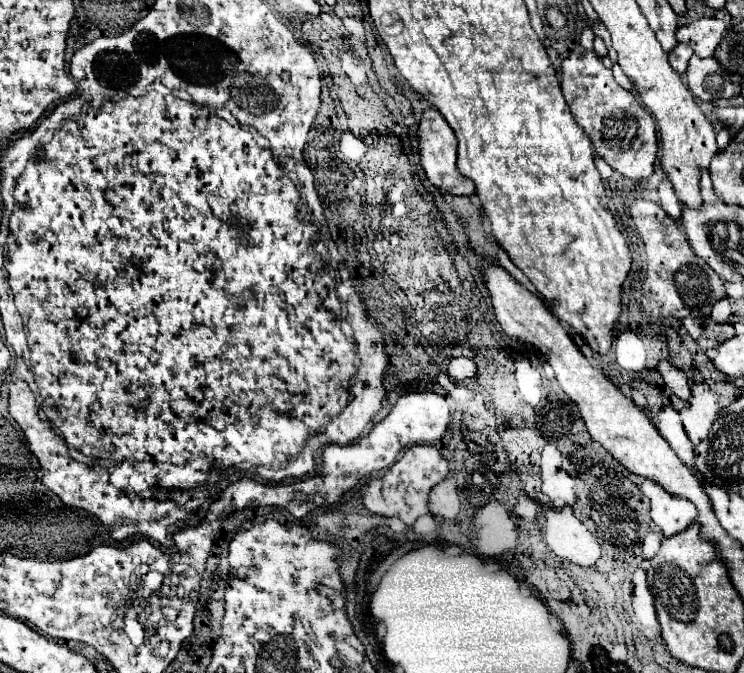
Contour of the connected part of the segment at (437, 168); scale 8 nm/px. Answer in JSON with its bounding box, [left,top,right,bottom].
[416,108,474,196]

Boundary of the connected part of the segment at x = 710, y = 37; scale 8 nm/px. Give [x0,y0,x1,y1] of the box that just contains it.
[676,18,726,58]

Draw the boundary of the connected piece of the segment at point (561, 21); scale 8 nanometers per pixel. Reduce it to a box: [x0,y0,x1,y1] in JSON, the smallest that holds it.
[546,6,566,30]

